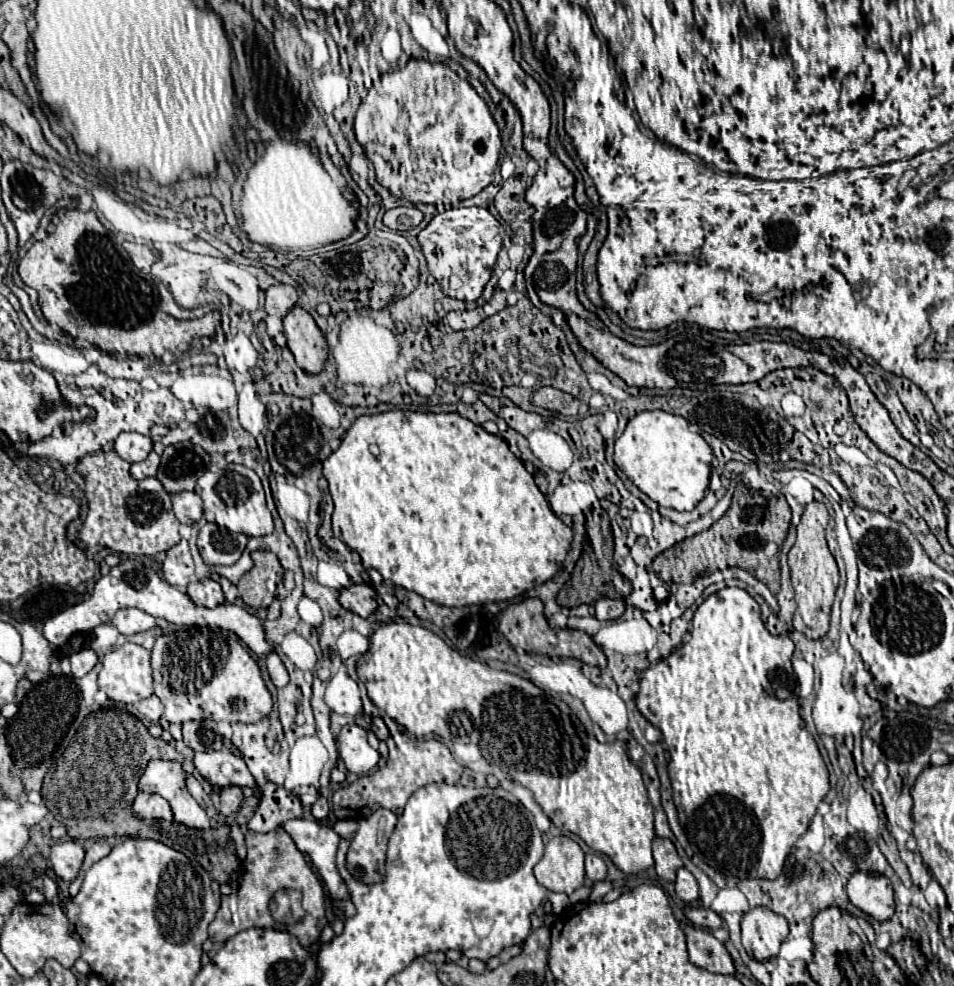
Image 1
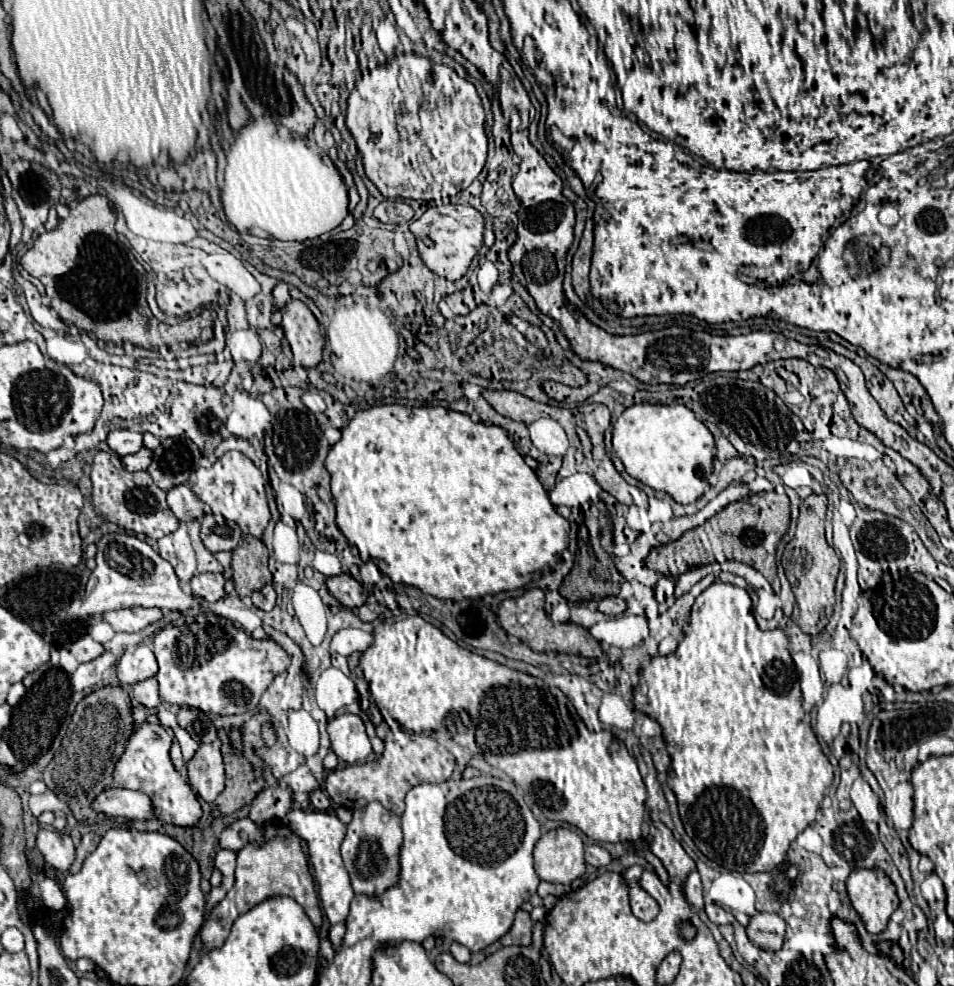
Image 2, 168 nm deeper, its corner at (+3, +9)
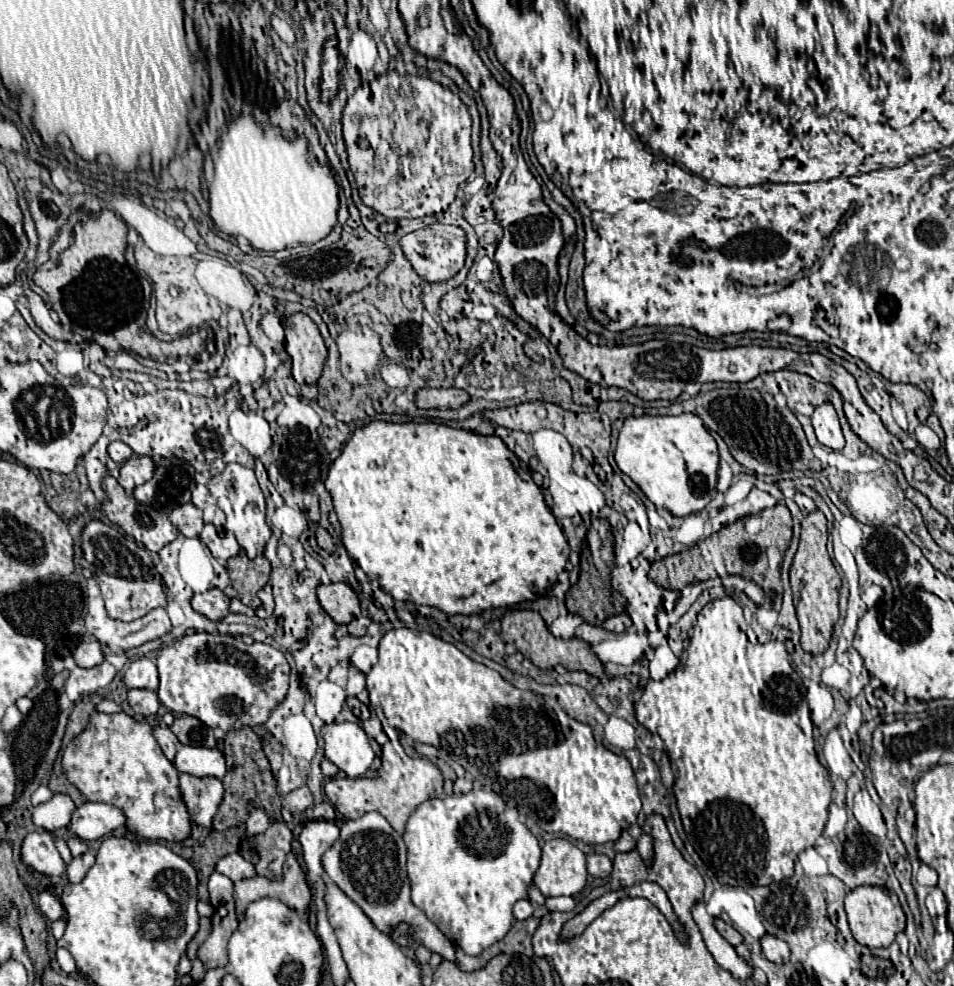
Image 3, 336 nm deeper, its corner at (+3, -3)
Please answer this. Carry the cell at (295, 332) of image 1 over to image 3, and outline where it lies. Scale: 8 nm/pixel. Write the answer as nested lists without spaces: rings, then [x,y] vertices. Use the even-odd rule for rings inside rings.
[[[293,314],[285,320],[285,348],[293,360],[293,378],[299,384],[317,384],[327,348],[319,328],[307,314]]]

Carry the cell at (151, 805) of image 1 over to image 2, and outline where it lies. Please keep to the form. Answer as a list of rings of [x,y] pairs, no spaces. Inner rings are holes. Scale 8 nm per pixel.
[[[109,788],[107,792],[95,798],[93,808],[113,818],[137,818],[137,820],[155,818],[151,798],[145,792],[135,792],[127,788]]]

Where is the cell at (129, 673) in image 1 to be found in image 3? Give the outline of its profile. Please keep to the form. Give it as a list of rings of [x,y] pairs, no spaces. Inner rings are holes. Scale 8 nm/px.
[[[151,658],[133,660],[131,666],[125,670],[125,684],[127,684],[127,688],[157,690],[159,678],[157,678],[155,662]]]

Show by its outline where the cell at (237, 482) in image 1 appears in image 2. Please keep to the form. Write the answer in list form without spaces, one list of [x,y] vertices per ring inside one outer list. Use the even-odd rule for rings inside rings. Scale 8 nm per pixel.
[[[237,450],[225,452],[223,458],[219,458],[209,470],[207,468],[193,470],[187,484],[213,510],[213,514],[219,514],[225,520],[235,522],[243,530],[243,534],[261,538],[263,530],[271,520],[271,512],[265,498],[263,476],[247,456],[243,456]]]

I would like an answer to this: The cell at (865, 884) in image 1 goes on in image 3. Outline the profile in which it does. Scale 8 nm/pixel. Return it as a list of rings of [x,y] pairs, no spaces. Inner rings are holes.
[[[859,886],[845,896],[845,914],[853,938],[867,948],[887,948],[899,932],[905,930],[905,912],[897,900],[897,894],[887,888]]]

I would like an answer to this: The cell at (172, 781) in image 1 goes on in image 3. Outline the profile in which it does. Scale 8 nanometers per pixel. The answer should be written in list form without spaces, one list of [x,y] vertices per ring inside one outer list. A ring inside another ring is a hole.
[[[125,712],[117,714],[93,714],[89,718],[87,728],[75,736],[61,758],[63,772],[67,780],[79,788],[79,792],[89,800],[89,802],[105,802],[115,808],[119,808],[127,820],[127,830],[135,832],[143,840],[167,840],[167,842],[181,842],[189,838],[191,834],[191,820],[189,812],[179,796],[179,772],[165,758],[161,752],[153,728],[145,722],[137,722]]]

